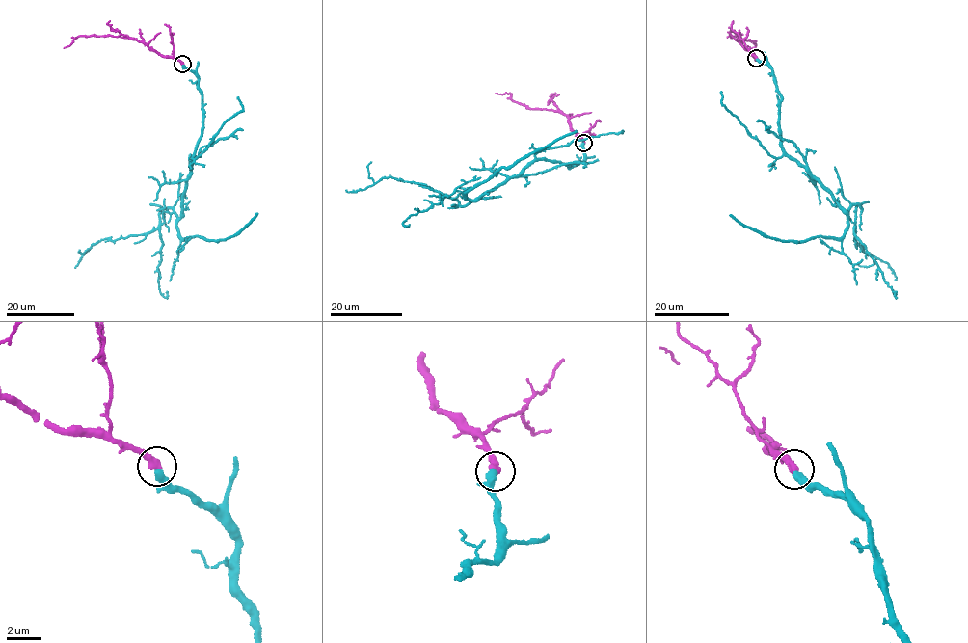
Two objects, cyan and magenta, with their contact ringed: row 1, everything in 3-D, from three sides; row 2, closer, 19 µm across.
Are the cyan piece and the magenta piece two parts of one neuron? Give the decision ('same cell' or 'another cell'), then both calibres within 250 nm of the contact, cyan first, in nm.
same cell; 440 nm thick on the cyan side, 440 nm on the other

